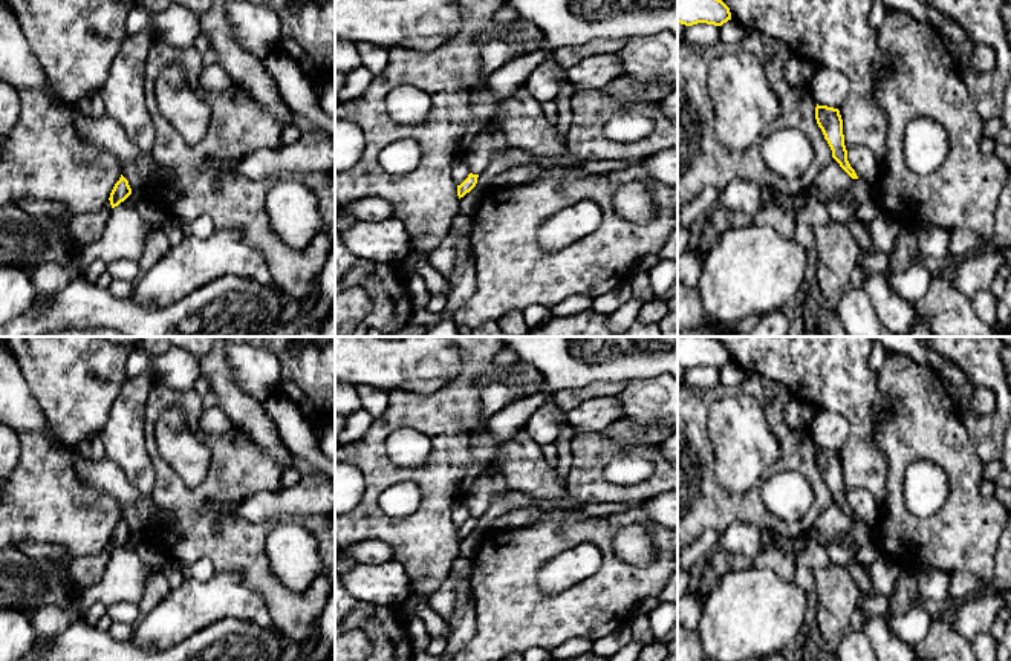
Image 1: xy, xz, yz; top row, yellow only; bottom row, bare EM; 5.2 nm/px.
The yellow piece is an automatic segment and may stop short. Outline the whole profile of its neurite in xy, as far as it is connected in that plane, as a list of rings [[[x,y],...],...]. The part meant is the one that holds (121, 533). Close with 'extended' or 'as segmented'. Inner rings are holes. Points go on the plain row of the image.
[[[121,517],[119,523],[115,526],[109,540],[112,551],[118,549],[130,537],[132,537],[132,531],[128,528],[128,523]]] | as segmented

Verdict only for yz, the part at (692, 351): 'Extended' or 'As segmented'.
As segmented

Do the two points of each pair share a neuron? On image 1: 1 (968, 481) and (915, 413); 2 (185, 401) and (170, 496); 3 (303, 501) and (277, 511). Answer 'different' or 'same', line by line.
1: same
2: same
3: same

